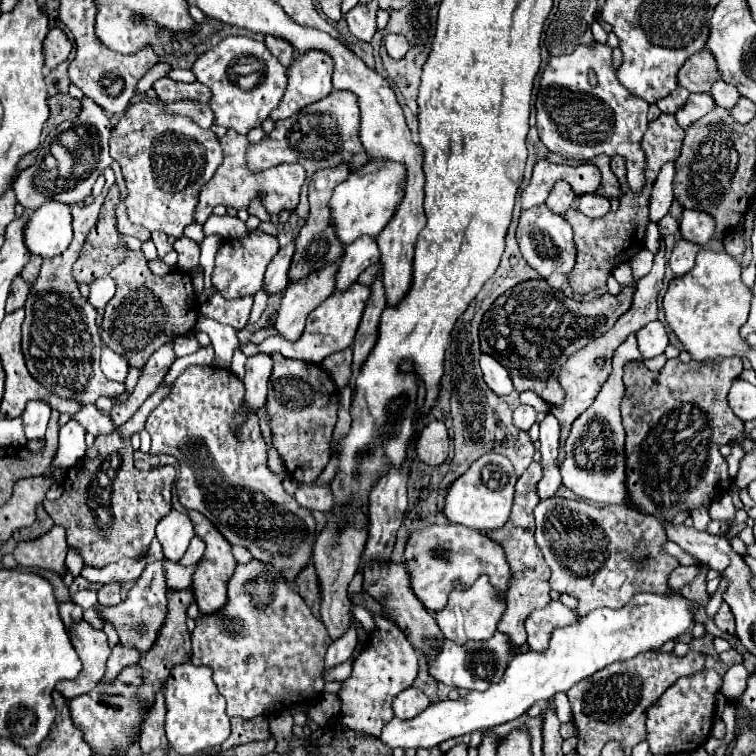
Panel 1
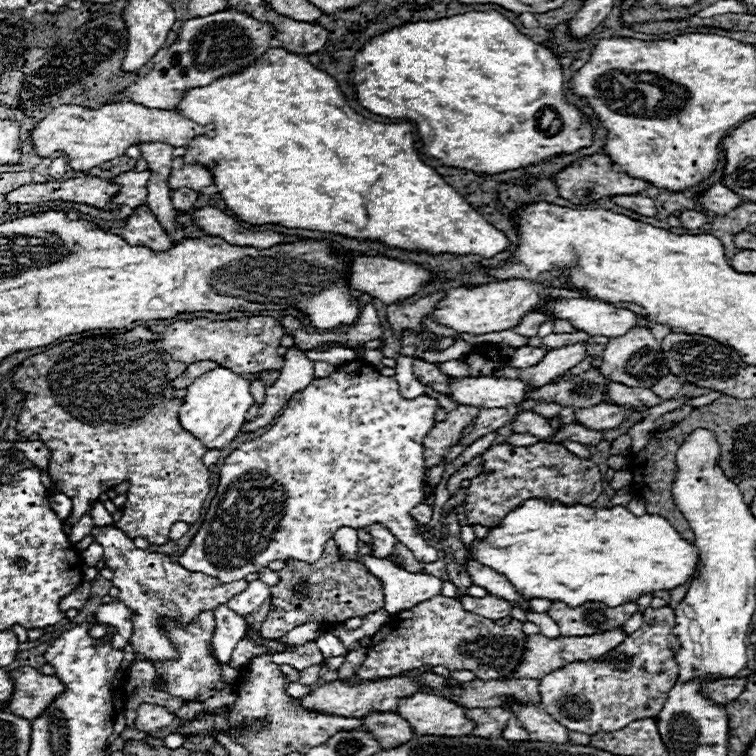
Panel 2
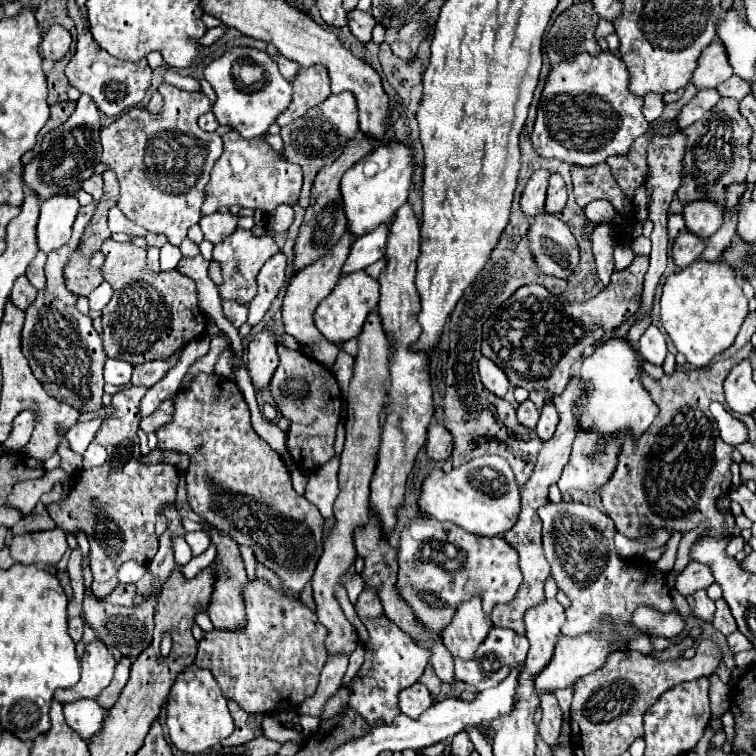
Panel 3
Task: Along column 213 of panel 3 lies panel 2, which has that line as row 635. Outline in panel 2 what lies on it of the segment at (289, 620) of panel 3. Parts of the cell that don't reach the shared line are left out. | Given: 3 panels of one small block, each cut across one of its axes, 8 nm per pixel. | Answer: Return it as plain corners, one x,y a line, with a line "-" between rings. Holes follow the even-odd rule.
670,606
648,608
644,612
644,624
632,636
628,636
620,646
610,650
604,658
592,660
592,662
572,662
570,666
564,666
564,668
554,670
552,674
544,676
540,680
540,688
538,688
540,696
542,696
540,706
544,706
544,710
548,710
548,714
552,714
562,726
568,726
568,730
582,732
582,734
614,732
614,730
628,726
634,720
654,718
658,714
660,706
664,704
664,698
668,698
668,692
678,678
678,664
674,660
674,652
670,650
670,646
678,648
676,636
672,632
676,626
674,618
676,616
674,616
674,610
-
566,700
578,702
582,710
576,716
564,714

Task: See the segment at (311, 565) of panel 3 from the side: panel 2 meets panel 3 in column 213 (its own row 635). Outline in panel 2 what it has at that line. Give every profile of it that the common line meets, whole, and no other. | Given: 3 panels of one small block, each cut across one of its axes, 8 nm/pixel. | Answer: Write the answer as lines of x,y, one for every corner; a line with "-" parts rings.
436,596
410,610
390,616
388,624
372,636
366,648
366,660
356,670
360,680
396,676
416,668
442,666
446,670
470,670
480,680
500,680
512,674
524,650
522,622
510,620
504,626
494,624
462,608
460,600

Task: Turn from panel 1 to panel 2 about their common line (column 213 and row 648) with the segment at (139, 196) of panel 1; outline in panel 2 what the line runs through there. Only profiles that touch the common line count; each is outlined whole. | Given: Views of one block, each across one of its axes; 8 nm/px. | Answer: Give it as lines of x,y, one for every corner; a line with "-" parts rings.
114,526
96,528
92,530
92,536
104,548
106,566
114,572
112,584
120,588
118,602
124,602
132,610
132,652
148,662
178,660
178,650
172,646
170,638
160,628
164,618
188,626
196,622
204,610
216,610
216,606
226,604
234,596
242,594
248,586
246,580
224,584
208,574
188,572
178,562
172,562
166,554
136,548
134,542

